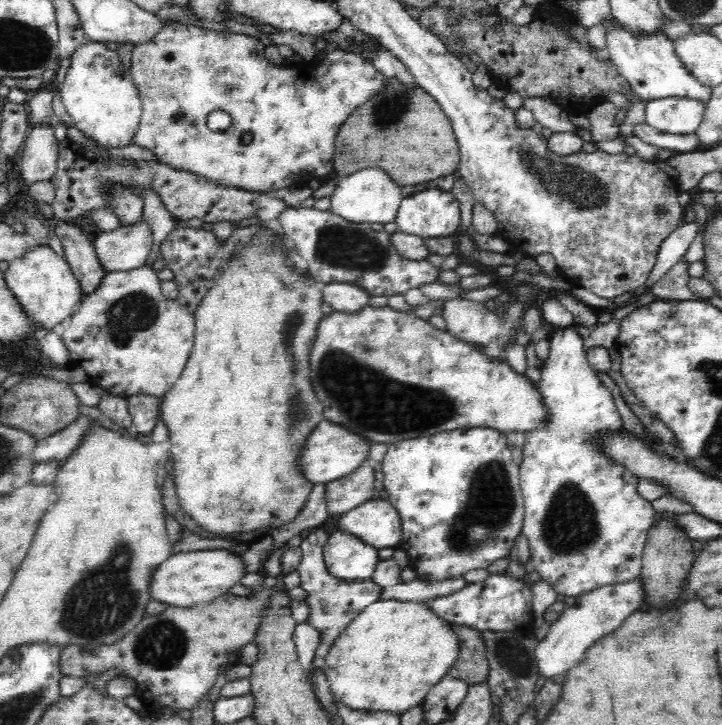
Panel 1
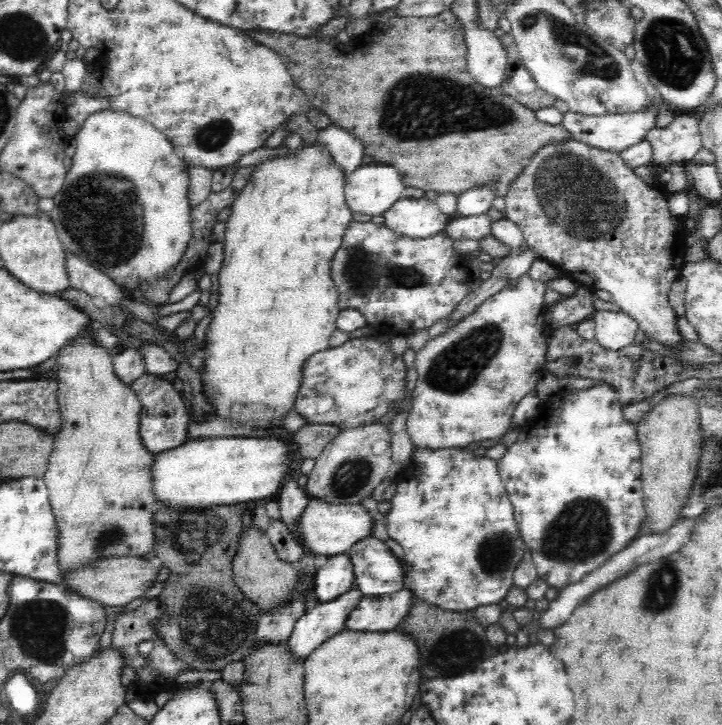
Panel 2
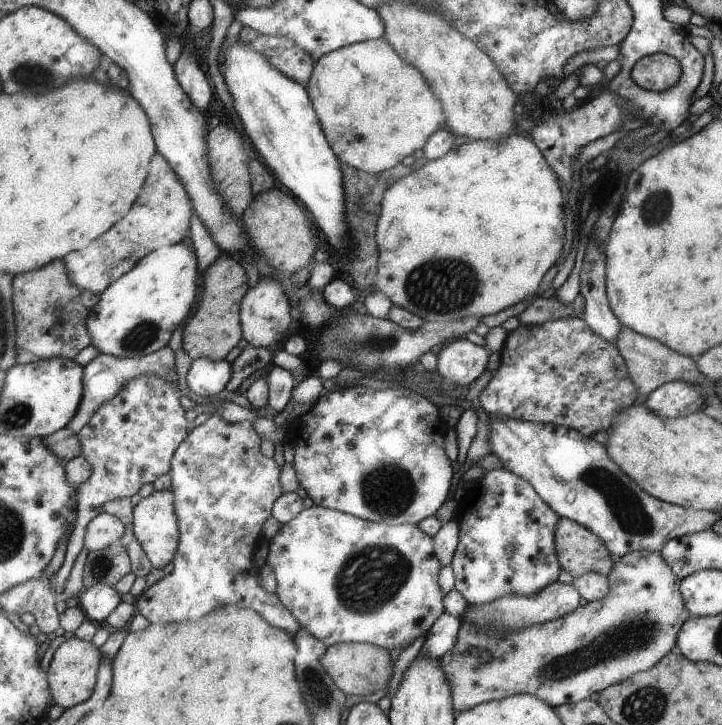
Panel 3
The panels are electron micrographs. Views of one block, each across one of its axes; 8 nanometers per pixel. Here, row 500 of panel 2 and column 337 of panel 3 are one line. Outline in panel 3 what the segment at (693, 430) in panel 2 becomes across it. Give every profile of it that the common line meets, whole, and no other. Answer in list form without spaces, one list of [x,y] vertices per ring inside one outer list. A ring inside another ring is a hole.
[[[335,643],[326,648],[320,663],[334,683],[347,696],[365,696],[381,690],[391,676],[391,659],[387,649],[369,643]]]

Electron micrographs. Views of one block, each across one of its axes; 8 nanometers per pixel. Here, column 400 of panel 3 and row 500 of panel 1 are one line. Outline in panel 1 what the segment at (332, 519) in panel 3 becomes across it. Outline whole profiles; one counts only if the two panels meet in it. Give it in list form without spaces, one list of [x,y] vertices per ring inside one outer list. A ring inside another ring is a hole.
[[[573,326],[554,332],[549,341],[550,356],[540,366],[541,379],[538,383],[541,402],[548,416],[544,425],[526,433],[527,441],[521,448],[522,532],[528,539],[534,568],[541,578],[548,581],[559,596],[579,597],[591,590],[622,584],[639,576],[648,531],[656,513],[652,503],[638,493],[638,477],[608,457],[602,451],[602,445],[598,444],[598,436],[603,432],[618,431],[622,427],[622,419],[611,390],[602,385],[585,360],[583,337]]]

